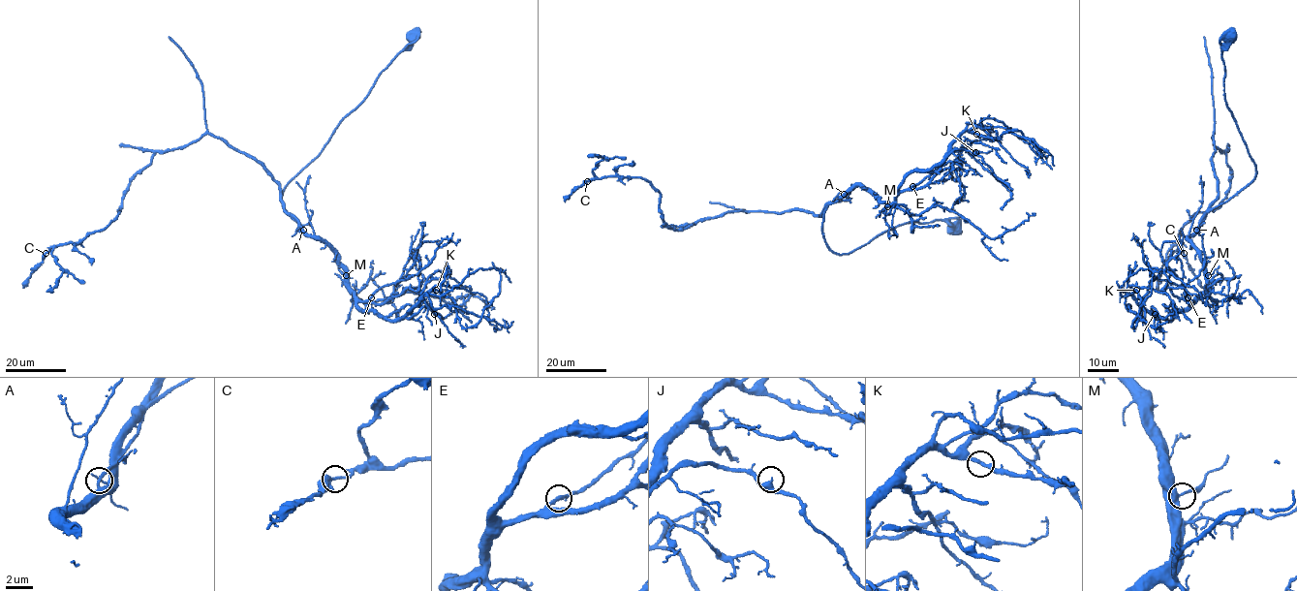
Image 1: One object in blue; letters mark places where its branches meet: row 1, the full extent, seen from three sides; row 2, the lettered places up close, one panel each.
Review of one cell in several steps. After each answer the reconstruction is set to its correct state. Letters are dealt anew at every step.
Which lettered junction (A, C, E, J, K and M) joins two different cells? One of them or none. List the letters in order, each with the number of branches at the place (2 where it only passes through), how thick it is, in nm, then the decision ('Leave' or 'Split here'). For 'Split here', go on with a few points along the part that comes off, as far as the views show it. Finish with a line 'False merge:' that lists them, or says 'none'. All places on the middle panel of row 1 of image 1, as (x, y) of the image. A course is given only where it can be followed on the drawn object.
A: Branches: 2. Thickness 300 nm. Leave
C: Branches: 2. Thickness 240 nm. Leave
E: Branches: 2. Thickness 280 nm. Leave
J: Branches: 2. Thickness 320 nm. Leave
K: Branches: 2. Thickness 280 nm. Leave
M: Branches: 2. Thickness 400 nm. Leave
False merge: none

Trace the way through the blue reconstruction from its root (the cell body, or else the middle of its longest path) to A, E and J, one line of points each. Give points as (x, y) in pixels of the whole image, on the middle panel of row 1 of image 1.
A: (955, 229), (947, 220), (906, 222), (849, 253), (836, 254), (823, 236), (823, 213), (844, 194)
E: (955, 229), (947, 220), (906, 222), (849, 253), (829, 249), (829, 204), (857, 186), (891, 204), (912, 186)
J: (955, 229), (906, 222), (836, 254), (822, 219), (857, 186), (891, 204), (909, 173), (955, 149), (975, 152)

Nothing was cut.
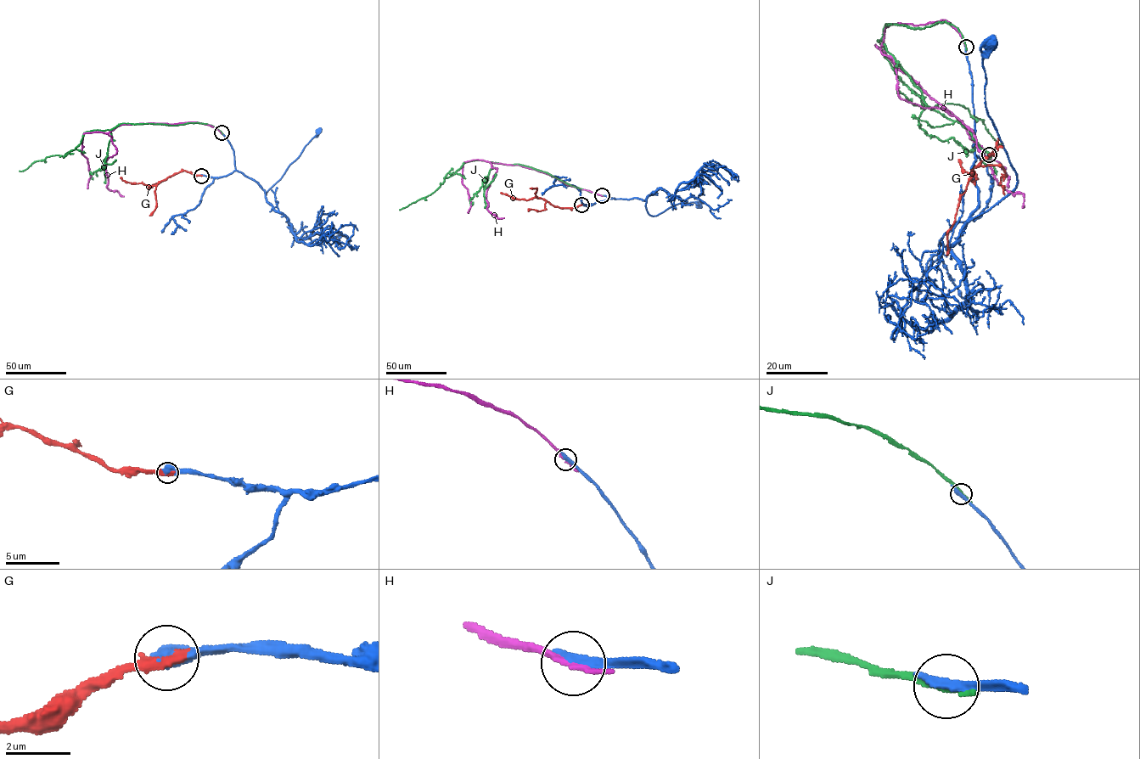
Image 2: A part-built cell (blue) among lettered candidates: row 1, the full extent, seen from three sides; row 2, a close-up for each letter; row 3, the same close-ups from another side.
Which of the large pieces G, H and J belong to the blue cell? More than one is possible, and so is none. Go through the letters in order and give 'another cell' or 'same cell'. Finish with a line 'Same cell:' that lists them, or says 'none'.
G: same cell
H: another cell
J: another cell
Same cell: G

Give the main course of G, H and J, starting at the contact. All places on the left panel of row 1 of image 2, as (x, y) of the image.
G: (201, 175), (181, 171), (156, 184), (149, 186), (126, 182), (120, 177)
H: (221, 132), (215, 127), (196, 122), (116, 126), (109, 132), (117, 152), (106, 160), (106, 187), (124, 196)
J: (221, 132), (205, 123), (122, 123), (110, 130), (85, 132), (75, 149), (64, 156), (47, 157), (19, 171)

